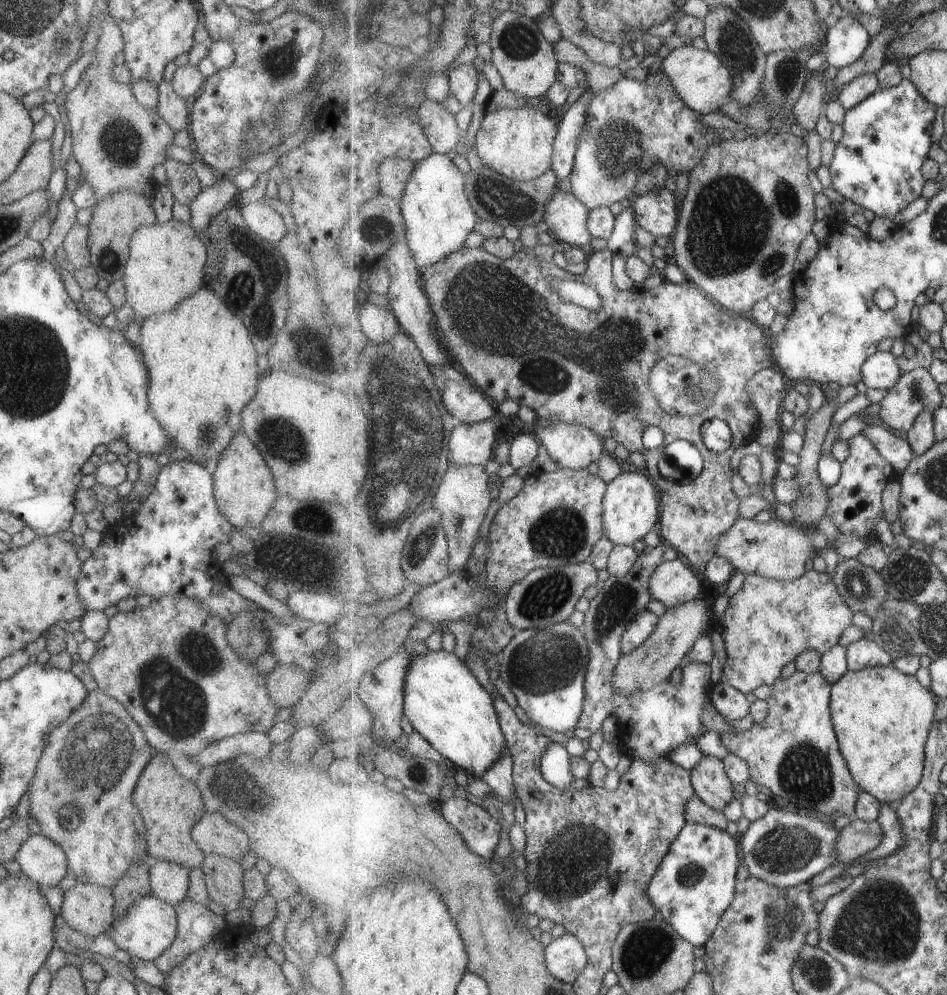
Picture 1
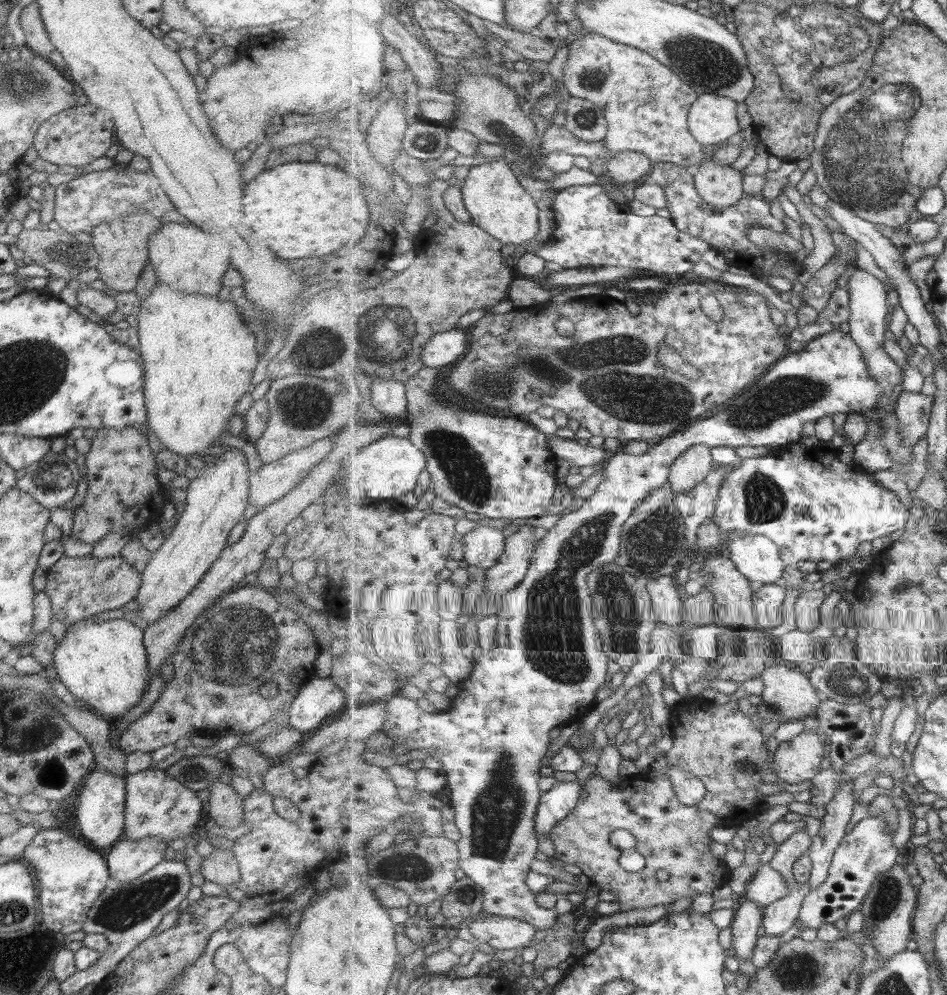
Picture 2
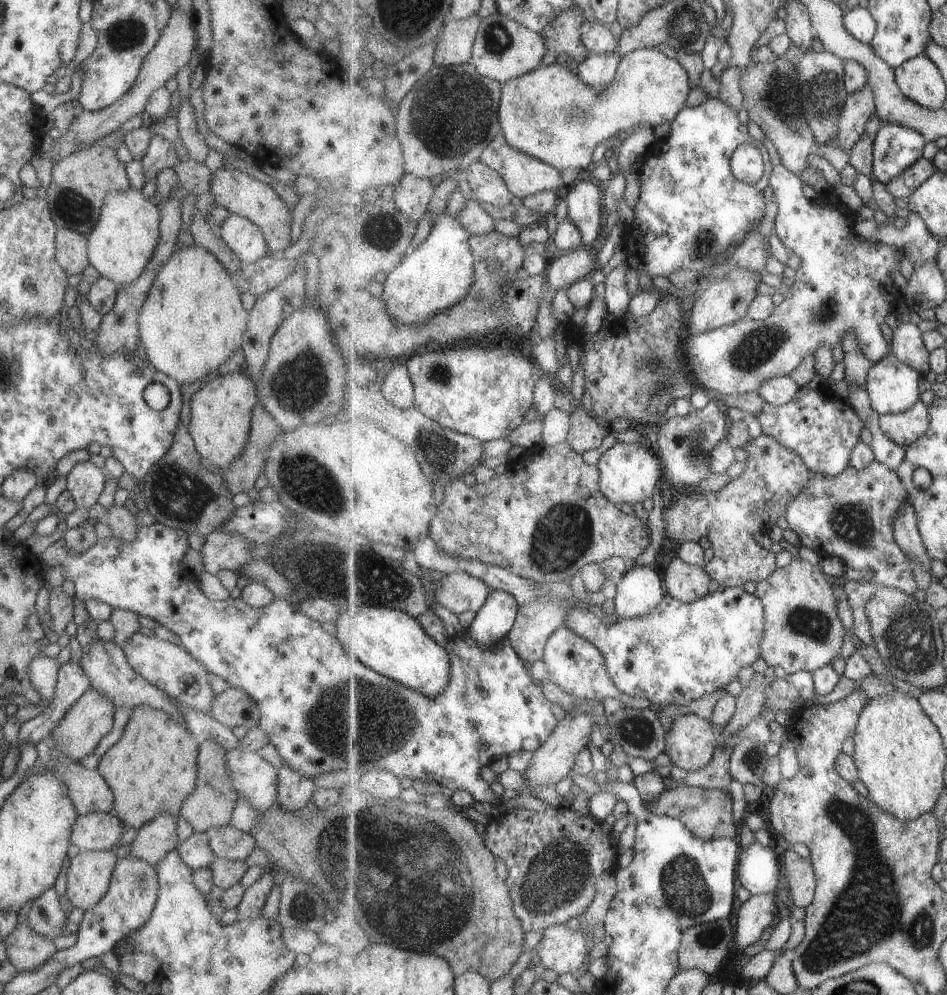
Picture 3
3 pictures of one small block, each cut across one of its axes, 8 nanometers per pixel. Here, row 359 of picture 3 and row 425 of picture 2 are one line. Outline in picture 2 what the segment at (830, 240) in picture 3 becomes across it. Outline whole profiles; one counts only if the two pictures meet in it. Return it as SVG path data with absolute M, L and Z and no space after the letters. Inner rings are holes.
M835 330L827 334L820 335L813 339L811 342L806 343L806 348L803 351L795 353L788 353L786 357L779 359L770 369L763 375L751 388L747 389L739 397L736 397L731 403L731 407L727 407L722 413L713 415L711 418L700 420L696 424L693 424L690 428L684 430L684 432L676 433L662 440L661 443L650 447L647 454L643 456L635 456L631 454L625 454L624 452L617 451L613 457L609 459L602 469L603 480L596 488L593 495L586 499L579 509L570 512L566 515L562 515L557 521L556 525L551 528L547 536L545 536L542 543L537 546L533 553L531 566L529 572L526 574L525 580L515 588L515 590L507 592L500 599L499 608L499 625L497 626L497 648L492 652L486 653L480 660L473 660L473 666L471 668L471 675L463 682L458 684L459 688L462 688L465 694L461 696L455 696L453 700L453 708L451 711L445 711L443 713L423 712L416 702L411 698L403 698L400 694L397 697L393 697L389 700L388 706L385 711L385 724L383 724L383 732L389 735L391 738L399 739L403 744L407 745L409 749L419 749L427 751L433 759L442 763L441 773L448 778L448 786L446 793L450 798L450 806L454 809L455 817L454 822L459 828L462 837L459 839L458 847L460 850L460 868L465 872L465 876L473 879L475 883L483 887L483 893L485 893L485 900L482 906L482 910L487 917L491 916L503 916L508 918L517 918L533 925L537 930L544 930L549 933L555 933L555 925L560 918L556 910L544 908L538 903L538 895L535 894L525 880L527 880L527 874L531 872L531 863L536 860L537 852L539 852L539 839L541 836L537 834L537 812L539 810L539 804L541 804L543 792L541 789L542 778L539 768L541 768L541 760L547 754L547 748L552 740L549 739L549 734L553 728L563 727L567 722L579 723L582 718L585 718L589 714L589 710L596 703L597 690L599 686L608 682L609 680L609 660L605 653L603 640L598 628L596 628L594 622L594 610L593 610L593 597L591 597L591 591L587 584L587 576L595 570L595 568L601 568L603 564L607 562L614 562L619 556L619 550L621 550L621 540L624 524L633 515L634 509L637 508L643 500L647 498L655 490L655 488L661 488L661 486L668 486L670 480L670 474L673 463L681 456L684 455L687 450L698 444L709 445L711 448L717 447L729 447L739 448L739 446L772 446L776 450L780 450L783 447L790 446L799 442L799 438L803 434L803 426L807 422L815 423L819 418L824 416L835 416L839 412L844 412L849 415L851 412L859 412L859 414L865 414L868 421L868 432L859 444L854 447L853 461L860 465L867 472L875 472L879 470L893 469L895 461L891 459L889 455L889 449L883 445L883 438L885 438L884 427L881 424L881 420L873 420L867 416L867 412L873 412L879 404L879 398L883 396L883 387L879 385L877 379L871 378L871 371L869 371L869 363L867 363L866 356L863 355L863 351L859 348L857 341L851 337L849 332Z

